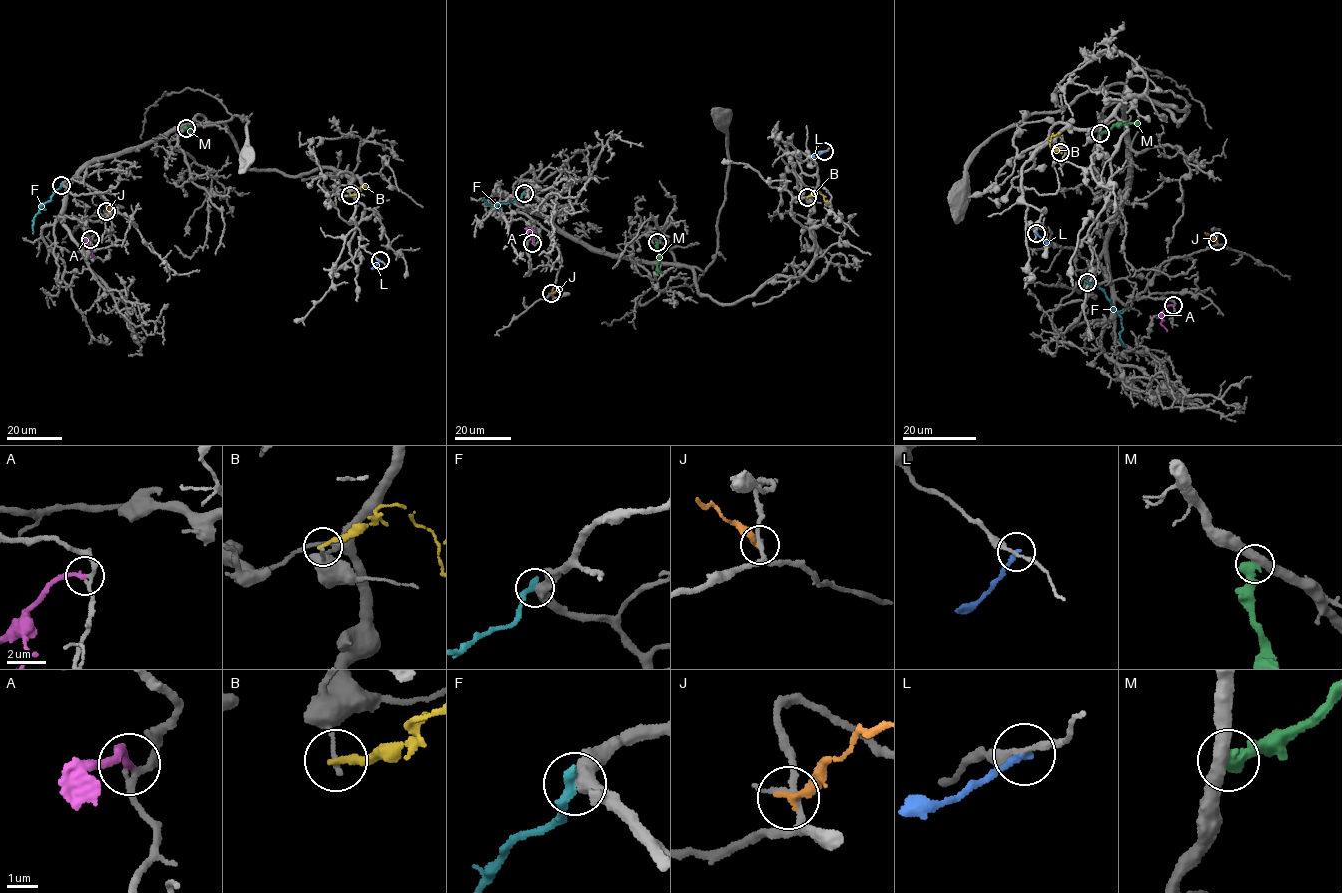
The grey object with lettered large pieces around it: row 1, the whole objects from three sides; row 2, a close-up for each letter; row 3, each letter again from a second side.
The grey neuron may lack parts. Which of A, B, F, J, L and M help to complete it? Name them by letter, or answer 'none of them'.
A

